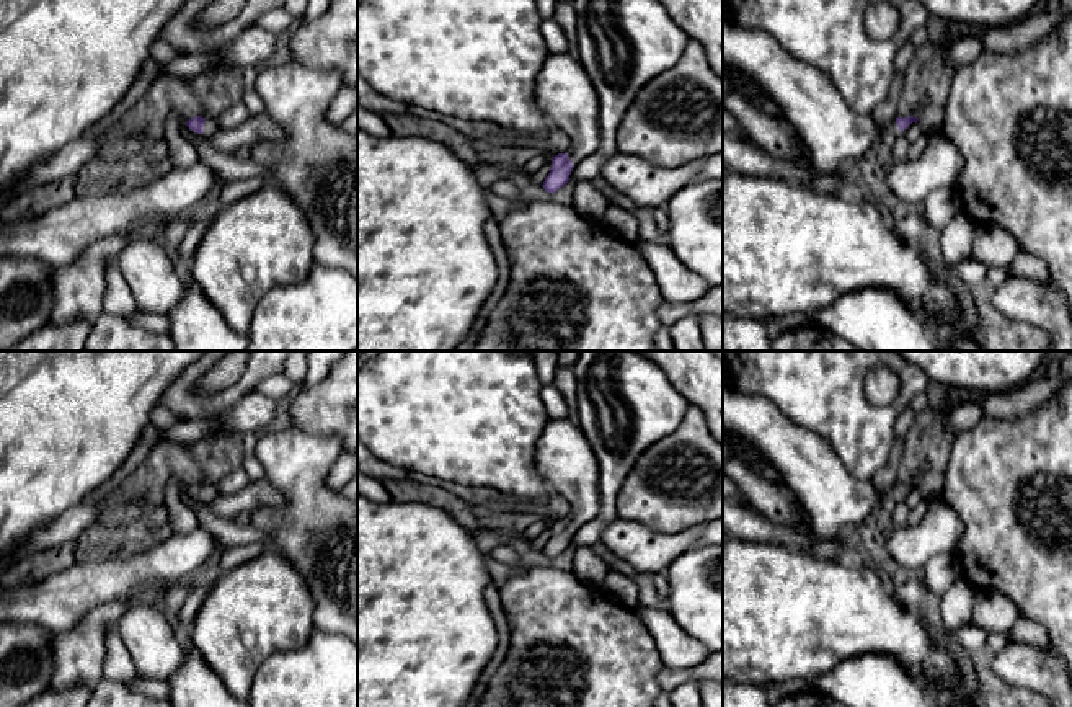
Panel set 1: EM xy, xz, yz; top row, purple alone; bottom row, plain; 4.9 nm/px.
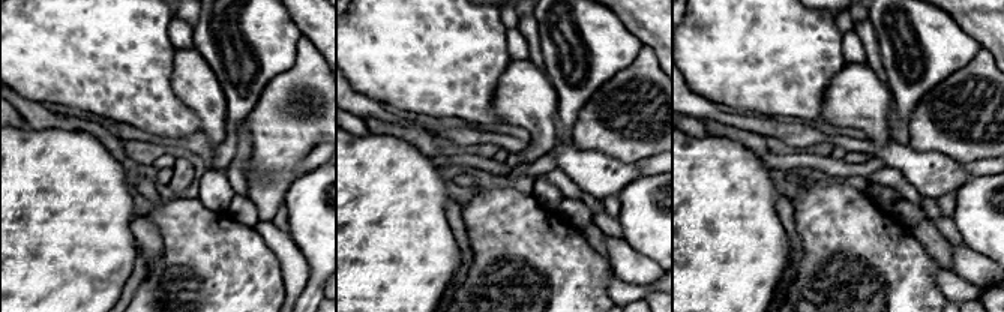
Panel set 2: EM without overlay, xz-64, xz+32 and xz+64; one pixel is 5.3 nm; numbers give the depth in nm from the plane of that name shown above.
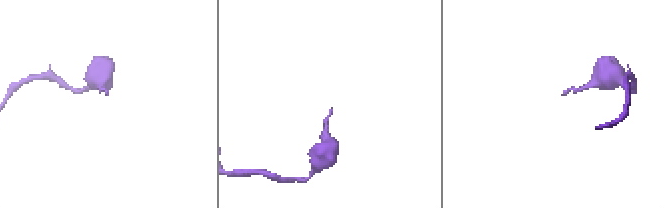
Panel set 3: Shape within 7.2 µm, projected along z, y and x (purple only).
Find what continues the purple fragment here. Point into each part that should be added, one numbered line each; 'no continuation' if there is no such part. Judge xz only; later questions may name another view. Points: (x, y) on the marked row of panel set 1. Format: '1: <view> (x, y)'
1: xz (565, 93)

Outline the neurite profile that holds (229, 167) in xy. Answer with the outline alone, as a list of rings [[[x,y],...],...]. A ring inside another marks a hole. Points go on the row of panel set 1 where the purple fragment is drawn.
[[[186,124],[179,126],[183,137],[186,137],[197,149],[199,160],[209,165],[222,181],[259,176],[264,180],[264,185],[272,183],[272,173],[268,167],[255,162],[251,157],[248,160],[241,160],[232,152],[214,149],[206,139],[201,137],[201,134],[193,131],[186,132],[186,127]]]

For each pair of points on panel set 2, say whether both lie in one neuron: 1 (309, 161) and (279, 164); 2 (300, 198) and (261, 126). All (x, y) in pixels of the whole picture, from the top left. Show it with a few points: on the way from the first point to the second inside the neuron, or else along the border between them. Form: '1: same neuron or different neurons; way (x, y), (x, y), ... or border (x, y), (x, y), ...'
1: different neurons; border (320, 143), (299, 164), (297, 176)
2: different neurons; border (299, 176), (291, 183), (282, 203)

